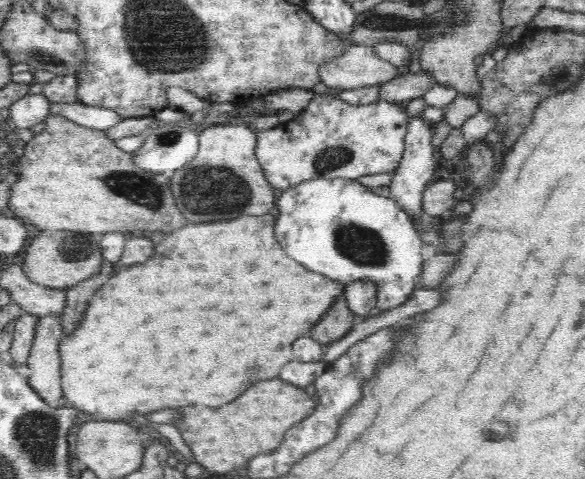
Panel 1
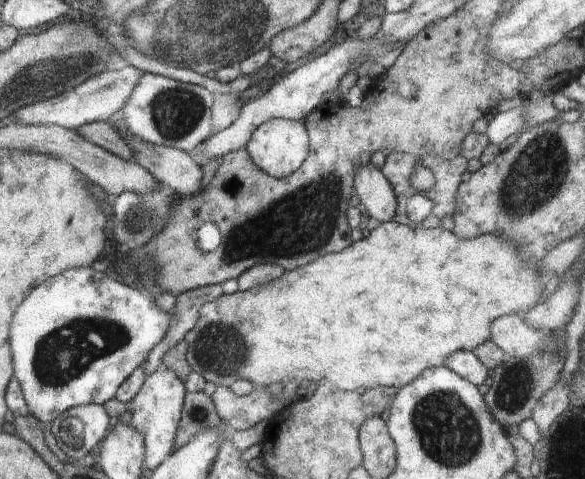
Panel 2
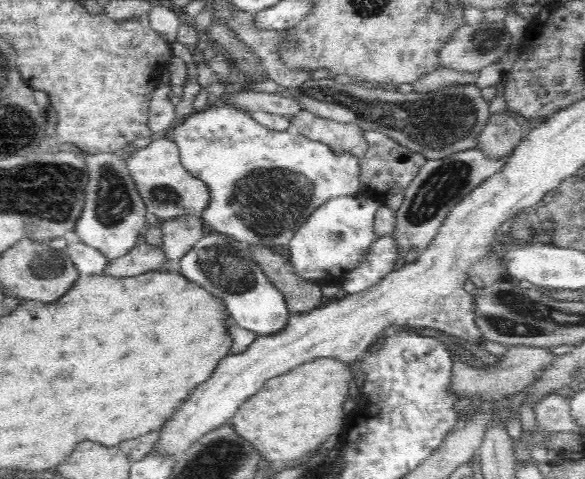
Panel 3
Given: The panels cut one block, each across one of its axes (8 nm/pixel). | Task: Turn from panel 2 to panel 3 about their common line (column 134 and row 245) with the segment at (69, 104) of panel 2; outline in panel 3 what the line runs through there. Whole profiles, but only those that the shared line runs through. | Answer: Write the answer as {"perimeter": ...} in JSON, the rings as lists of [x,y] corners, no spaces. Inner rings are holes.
{"perimeter":[[[70,242],[66,248],[80,277],[103,275],[106,271],[109,262],[100,251],[80,242]]]}

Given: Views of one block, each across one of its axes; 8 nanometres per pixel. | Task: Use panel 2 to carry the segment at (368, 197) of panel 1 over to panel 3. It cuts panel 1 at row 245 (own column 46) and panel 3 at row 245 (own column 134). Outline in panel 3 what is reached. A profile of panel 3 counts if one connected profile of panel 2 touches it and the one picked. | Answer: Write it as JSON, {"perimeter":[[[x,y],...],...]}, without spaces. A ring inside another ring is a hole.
{"perimeter":[[[356,194],[338,196],[318,206],[288,244],[289,262],[295,274],[312,279],[320,286],[342,284],[346,274],[352,272],[362,262],[368,250],[374,248],[376,235],[373,222],[381,205],[380,199],[372,200]]]}

